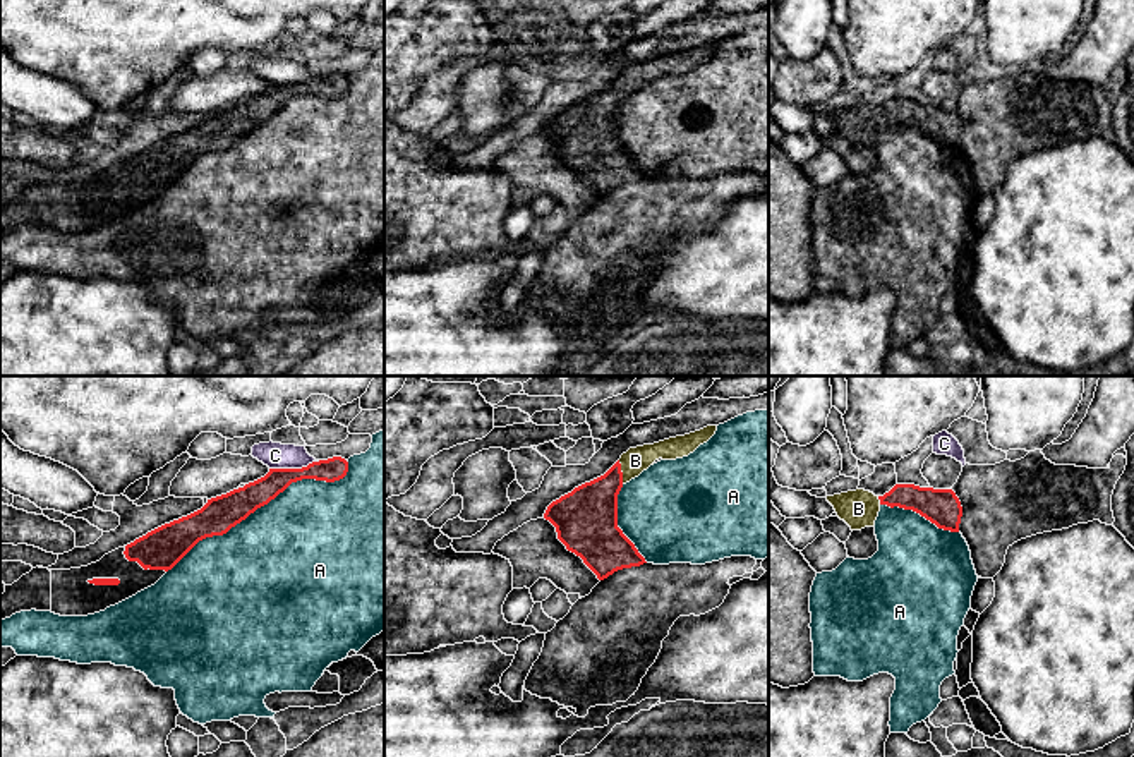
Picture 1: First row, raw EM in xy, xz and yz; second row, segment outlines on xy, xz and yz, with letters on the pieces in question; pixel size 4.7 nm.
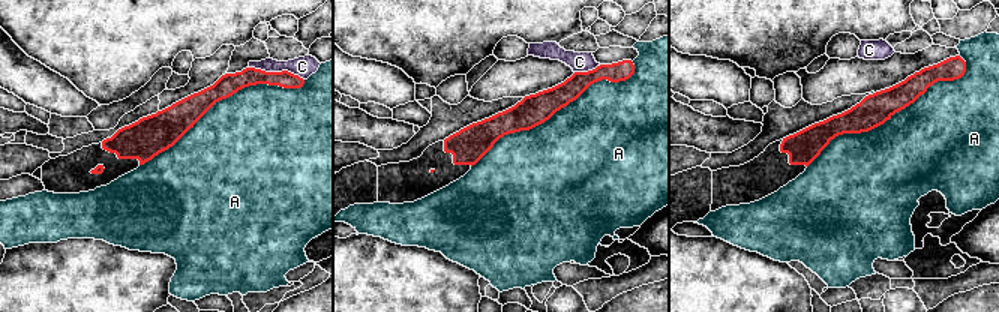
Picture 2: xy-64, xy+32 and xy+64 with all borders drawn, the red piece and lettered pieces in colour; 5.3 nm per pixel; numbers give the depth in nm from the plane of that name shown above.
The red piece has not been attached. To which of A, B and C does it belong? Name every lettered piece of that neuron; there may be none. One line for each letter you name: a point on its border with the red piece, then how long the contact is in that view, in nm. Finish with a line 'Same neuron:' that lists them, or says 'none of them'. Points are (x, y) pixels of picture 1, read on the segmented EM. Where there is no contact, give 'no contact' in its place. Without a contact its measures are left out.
B: meets red in xz at (621, 472); contact 110 nm long
Same neuron: B

